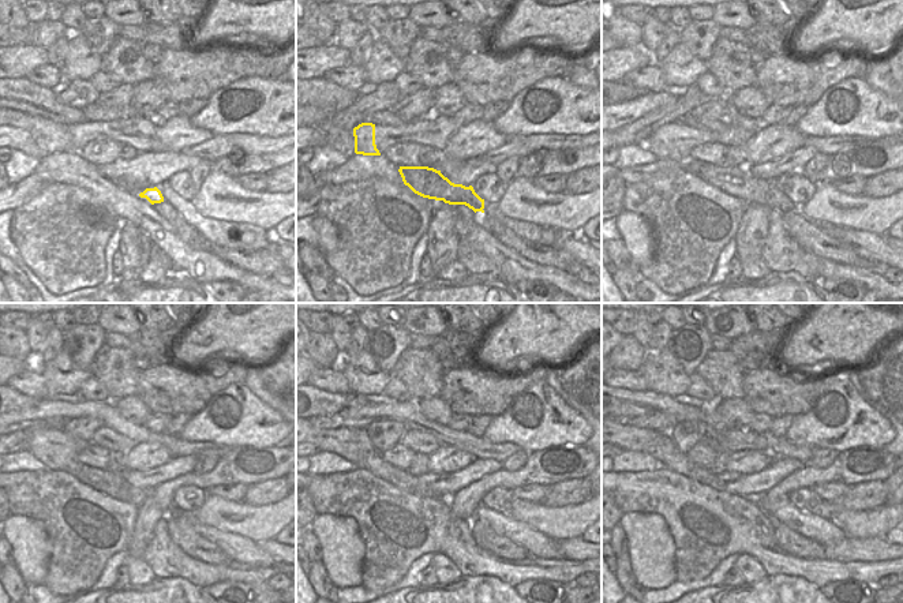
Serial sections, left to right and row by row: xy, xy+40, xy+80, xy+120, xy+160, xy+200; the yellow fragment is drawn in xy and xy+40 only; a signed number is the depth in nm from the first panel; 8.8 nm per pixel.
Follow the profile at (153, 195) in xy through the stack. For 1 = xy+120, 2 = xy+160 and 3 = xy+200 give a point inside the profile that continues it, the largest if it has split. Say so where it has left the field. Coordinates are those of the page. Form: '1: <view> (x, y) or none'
1: xy+120 (51, 446)
2: xy+160 (353, 445)
3: xy+200 (654, 442)

